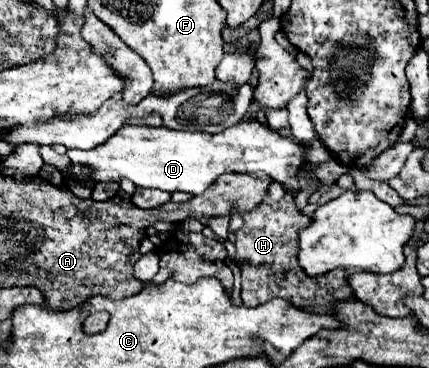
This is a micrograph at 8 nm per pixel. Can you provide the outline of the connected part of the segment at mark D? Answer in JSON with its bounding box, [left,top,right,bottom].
[68,122,304,195]

